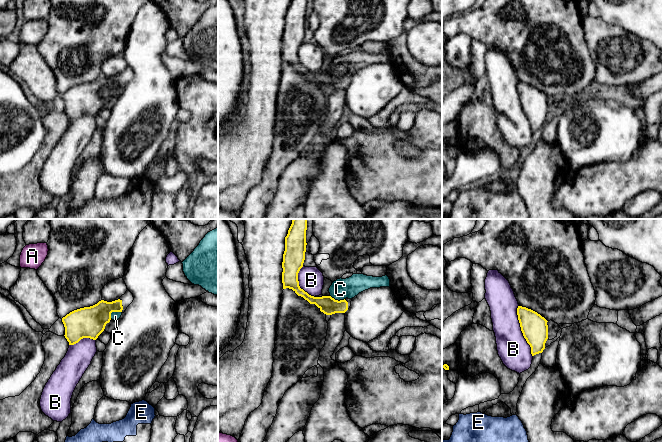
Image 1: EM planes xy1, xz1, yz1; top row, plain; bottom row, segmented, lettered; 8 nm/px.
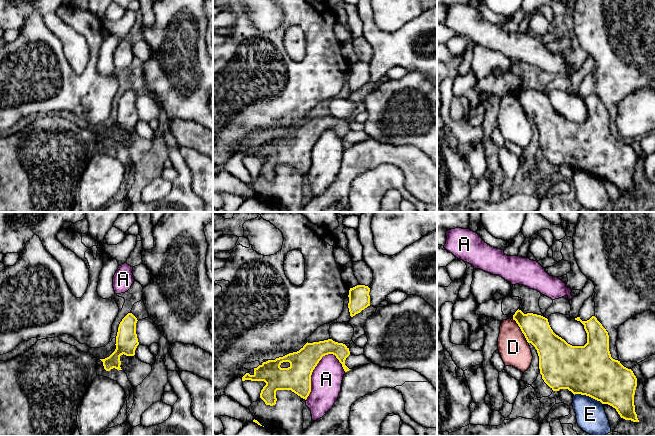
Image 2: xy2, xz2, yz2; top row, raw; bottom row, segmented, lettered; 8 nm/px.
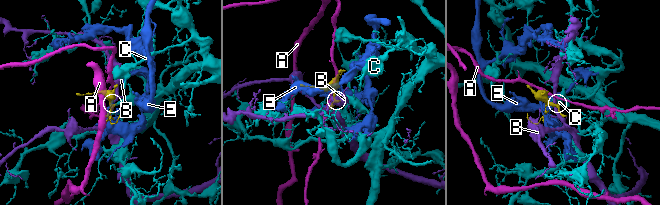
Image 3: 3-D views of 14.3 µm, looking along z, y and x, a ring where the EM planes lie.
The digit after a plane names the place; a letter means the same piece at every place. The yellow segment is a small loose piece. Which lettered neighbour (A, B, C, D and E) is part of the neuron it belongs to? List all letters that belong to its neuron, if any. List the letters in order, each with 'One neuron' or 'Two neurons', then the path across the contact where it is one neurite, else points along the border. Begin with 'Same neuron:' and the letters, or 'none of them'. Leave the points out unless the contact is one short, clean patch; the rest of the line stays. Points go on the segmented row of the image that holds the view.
Same neuron: C
A: Two neurons
B: Two neurons
C: One neuron. Path across: xy1 (89, 322), (103, 311), (113, 311), (115, 316)
D: Two neurons
E: Two neurons

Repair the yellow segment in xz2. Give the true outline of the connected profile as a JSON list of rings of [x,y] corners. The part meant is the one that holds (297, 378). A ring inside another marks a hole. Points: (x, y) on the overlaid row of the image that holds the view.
[[[332,339],[306,343],[299,351],[289,353],[275,360],[263,362],[254,368],[254,374],[246,373],[242,381],[264,381],[266,385],[260,393],[260,398],[266,405],[276,404],[277,390],[291,390],[303,399],[311,392],[311,375],[323,356],[333,354],[342,364],[345,372],[350,369],[345,365],[350,355],[349,348]]]

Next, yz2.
[[[518,309],[513,315],[513,320],[520,327],[527,342],[537,350],[540,374],[553,391],[568,389],[574,395],[589,396],[615,408],[621,418],[639,422],[634,405],[637,378],[631,369],[624,367],[620,361],[611,357],[608,332],[595,316],[587,321],[582,321],[580,317],[575,318],[584,325],[587,333],[587,343],[584,346],[568,344],[553,332],[548,319],[541,315],[524,314]]]

